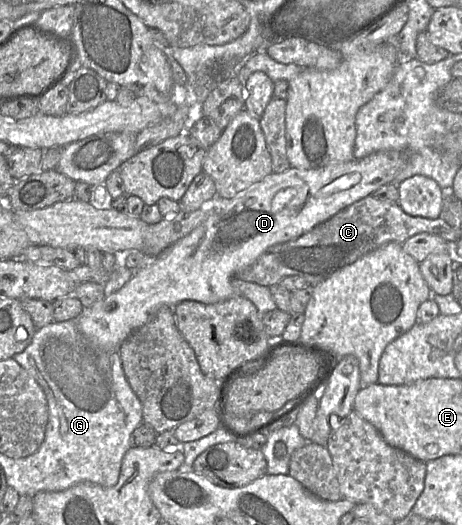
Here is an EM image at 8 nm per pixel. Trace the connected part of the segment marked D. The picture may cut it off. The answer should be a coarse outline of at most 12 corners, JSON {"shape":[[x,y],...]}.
{"shape":[[400,151],[273,172],[84,308],[118,352],[161,307],[240,270],[391,183]]}

